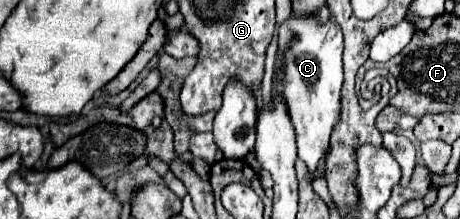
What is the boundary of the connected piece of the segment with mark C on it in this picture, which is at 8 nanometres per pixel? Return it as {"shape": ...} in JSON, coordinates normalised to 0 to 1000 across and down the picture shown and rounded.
{"shape":[[[633,73],[607,128],[607,274],[620,237],[620,384],[615,429],[624,447],[633,557],[646,603],[650,721],[676,785],[693,767],[693,740],[720,685],[720,612],[741,539],[741,393],[746,393],[746,146],[724,91],[693,110],[685,73],[646,82]]]}

